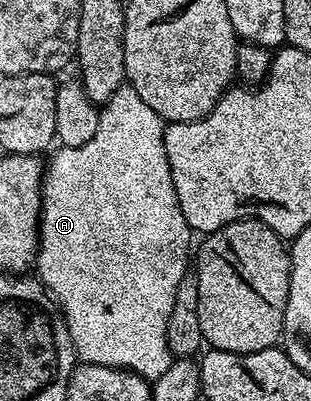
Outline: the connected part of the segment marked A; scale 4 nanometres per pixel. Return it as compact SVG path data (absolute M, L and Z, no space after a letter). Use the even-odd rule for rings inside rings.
M125 85L100 107L98 129L86 145L51 152L44 172L40 249L34 264L35 274L64 313L77 360L132 371L149 381L162 377L174 358L168 347L170 313L178 285L190 271L188 246L194 238L178 205L166 157L165 126L166 120Z

